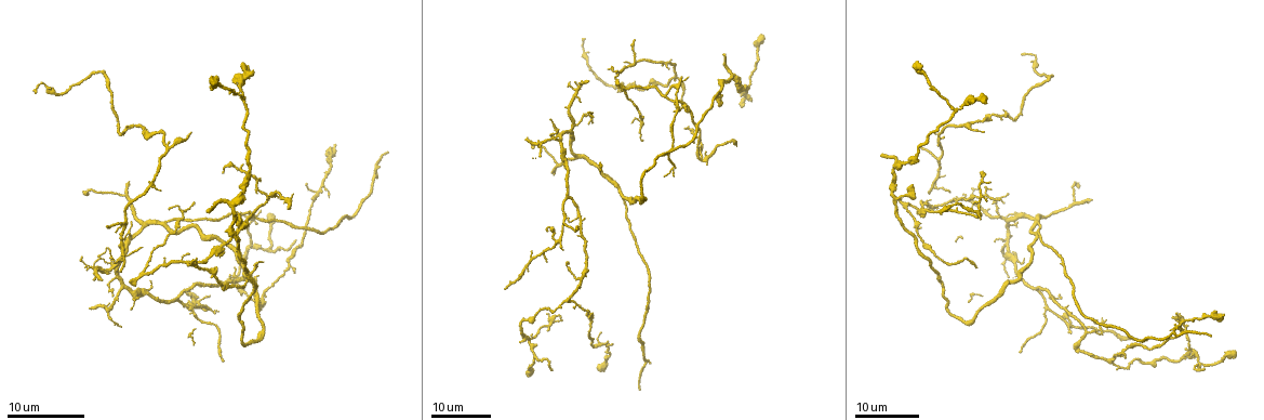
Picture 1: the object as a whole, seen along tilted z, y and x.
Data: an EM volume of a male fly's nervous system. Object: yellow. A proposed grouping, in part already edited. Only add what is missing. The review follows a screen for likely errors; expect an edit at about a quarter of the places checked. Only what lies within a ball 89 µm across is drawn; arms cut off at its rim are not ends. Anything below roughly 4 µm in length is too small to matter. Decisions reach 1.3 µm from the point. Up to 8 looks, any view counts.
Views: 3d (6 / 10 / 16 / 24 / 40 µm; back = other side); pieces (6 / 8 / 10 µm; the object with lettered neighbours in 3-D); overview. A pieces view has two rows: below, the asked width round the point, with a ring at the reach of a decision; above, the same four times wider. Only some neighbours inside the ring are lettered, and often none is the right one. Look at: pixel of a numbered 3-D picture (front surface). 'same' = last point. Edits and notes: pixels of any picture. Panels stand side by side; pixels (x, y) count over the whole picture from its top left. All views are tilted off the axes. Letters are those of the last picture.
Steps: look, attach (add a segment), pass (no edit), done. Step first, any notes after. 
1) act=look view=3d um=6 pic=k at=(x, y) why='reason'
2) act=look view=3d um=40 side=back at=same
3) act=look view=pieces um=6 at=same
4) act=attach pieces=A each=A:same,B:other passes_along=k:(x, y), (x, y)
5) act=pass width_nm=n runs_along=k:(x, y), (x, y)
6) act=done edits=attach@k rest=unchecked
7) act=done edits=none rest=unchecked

act=look view=3d um=16 pic=1 at=(129, 183) why='branch stops here'

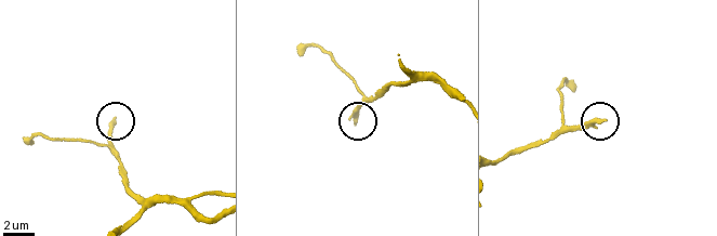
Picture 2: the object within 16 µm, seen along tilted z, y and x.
act=look view=pieces um=6 pic=2 at=(601, 121)

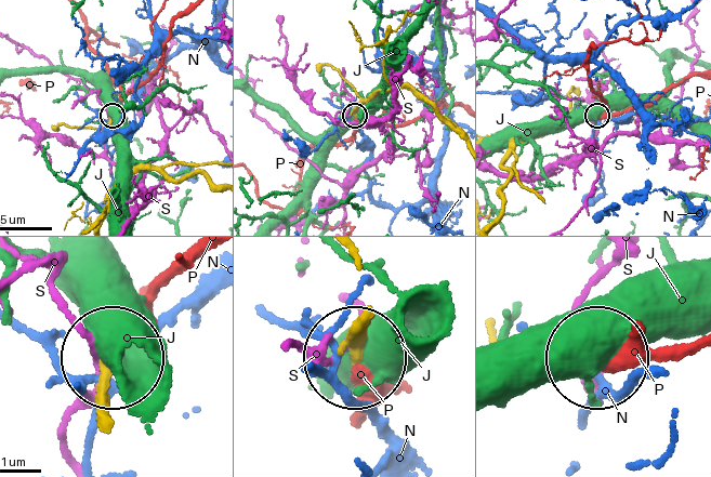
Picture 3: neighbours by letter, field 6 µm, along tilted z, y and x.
act=attach pieces=P each=J:other,N:other,P:same,S:other passes_along=3:(365, 329), (360, 415) found='it goes on there'

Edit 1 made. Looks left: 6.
act=look view=overview

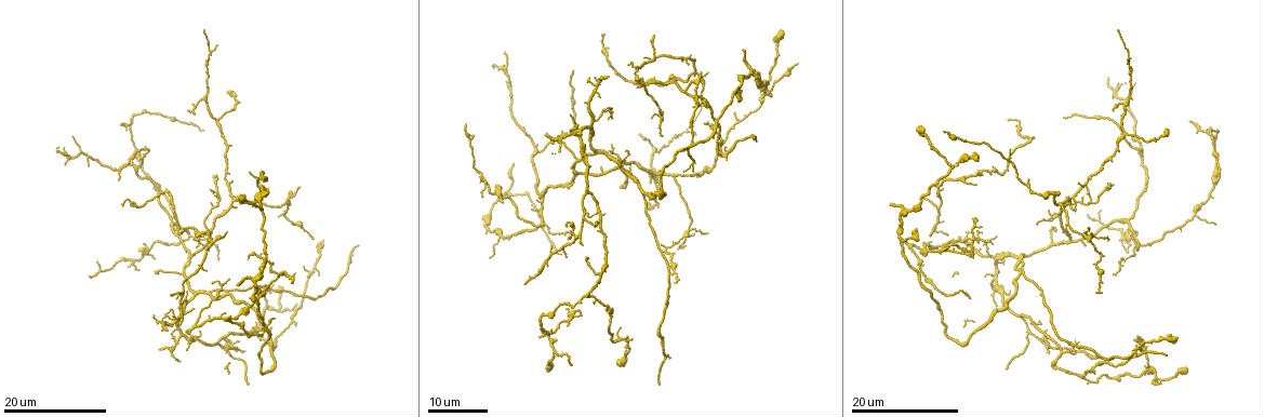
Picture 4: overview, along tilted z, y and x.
act=look view=3d um=24 pic=4 at=(292, 280) why='branch stops here'

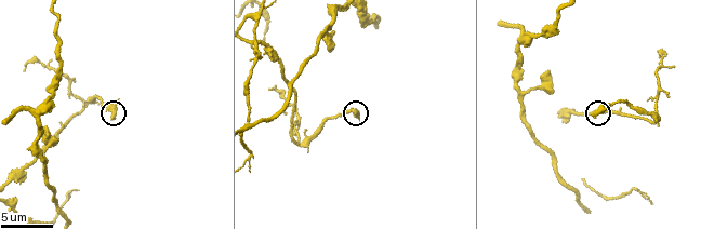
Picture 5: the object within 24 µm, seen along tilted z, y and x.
act=look view=pieces um=6 pic=5 at=(593, 115)

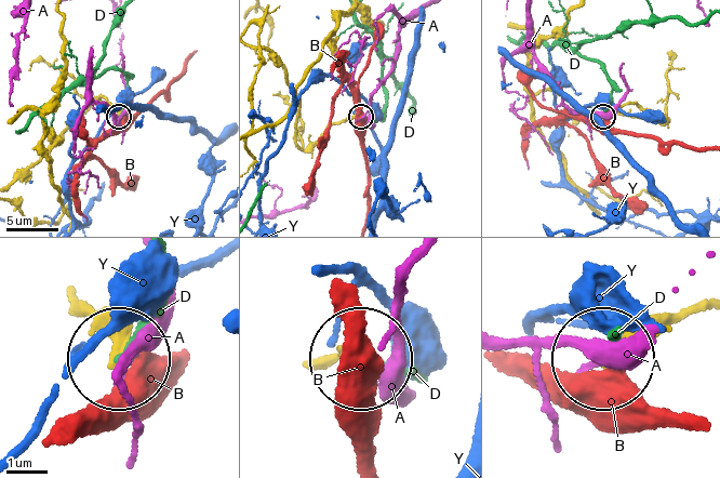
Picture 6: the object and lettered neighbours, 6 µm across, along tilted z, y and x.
act=pass each=A:other,B:other,D:other,Y:other runs_along=6:(85, 305), (116, 352) found='none of them fits'

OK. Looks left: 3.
act=look view=3d um=24 pic=1 at=(505, 286) why='thin end'

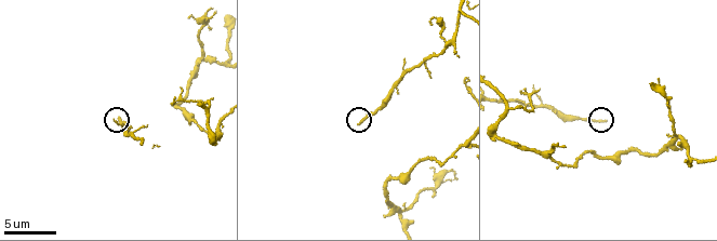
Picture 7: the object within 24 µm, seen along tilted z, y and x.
act=look view=pieces um=10 pic=7 at=(602, 119) why='see the neighbours'

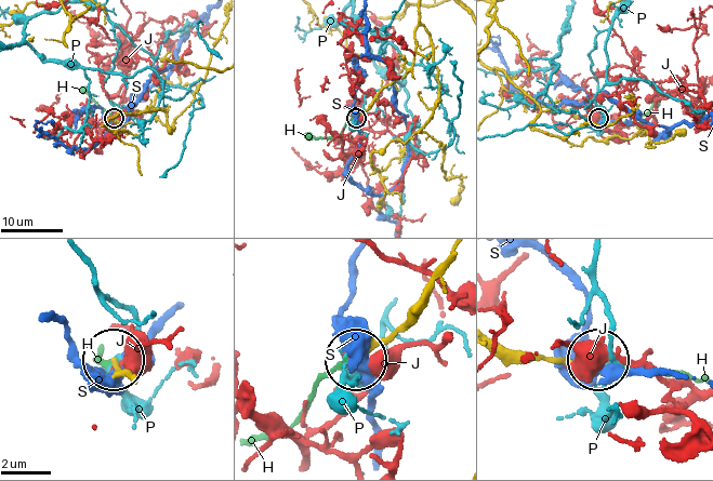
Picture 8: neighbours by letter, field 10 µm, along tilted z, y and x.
act=attach pieces=H each=H:same,J:other,P:other,S:other passes_along=8:(516, 349), (697, 378) found='it goes on there'

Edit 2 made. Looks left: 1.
act=done edits=attach@3,attach@8 rest=unchecked

